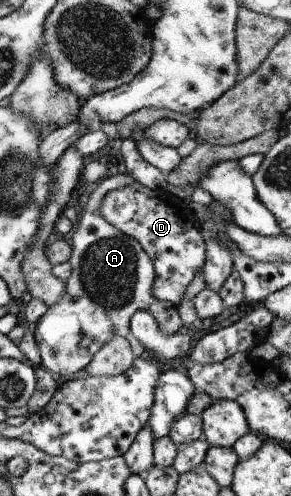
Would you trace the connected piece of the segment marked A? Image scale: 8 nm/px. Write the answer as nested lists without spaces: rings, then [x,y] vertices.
[[[121,169],[117,174],[102,179],[98,183],[99,185],[90,192],[84,210],[79,214],[76,230],[70,236],[71,254],[67,262],[70,264],[71,272],[64,283],[64,293],[54,305],[47,308],[47,312],[31,327],[39,351],[39,366],[45,371],[58,374],[58,376],[68,376],[84,369],[95,353],[114,336],[124,338],[129,343],[134,358],[139,357],[144,348],[132,337],[128,329],[130,318],[137,311],[148,312],[162,333],[175,334],[182,326],[177,308],[172,304],[157,300],[153,296],[152,286],[155,277],[153,265],[148,256],[130,236],[126,236],[111,226],[99,214],[102,198],[110,190],[130,185],[132,182],[134,182],[133,179]]]

